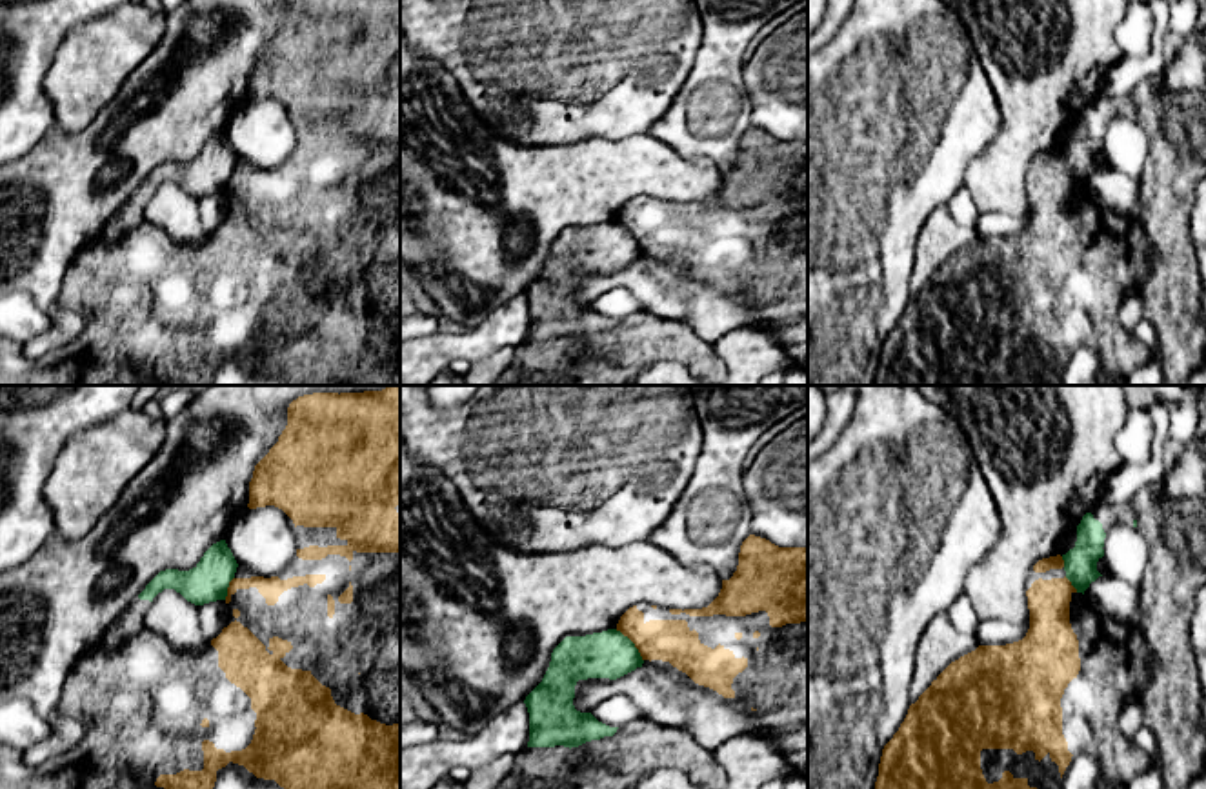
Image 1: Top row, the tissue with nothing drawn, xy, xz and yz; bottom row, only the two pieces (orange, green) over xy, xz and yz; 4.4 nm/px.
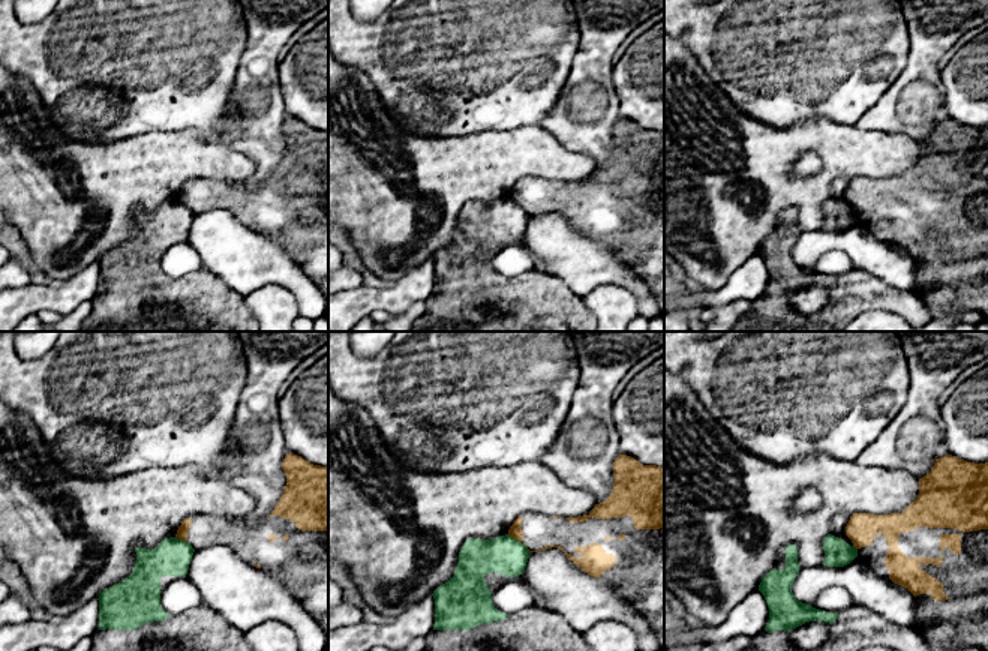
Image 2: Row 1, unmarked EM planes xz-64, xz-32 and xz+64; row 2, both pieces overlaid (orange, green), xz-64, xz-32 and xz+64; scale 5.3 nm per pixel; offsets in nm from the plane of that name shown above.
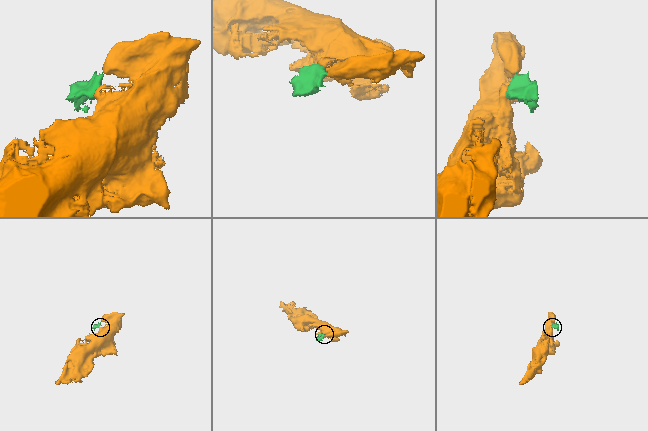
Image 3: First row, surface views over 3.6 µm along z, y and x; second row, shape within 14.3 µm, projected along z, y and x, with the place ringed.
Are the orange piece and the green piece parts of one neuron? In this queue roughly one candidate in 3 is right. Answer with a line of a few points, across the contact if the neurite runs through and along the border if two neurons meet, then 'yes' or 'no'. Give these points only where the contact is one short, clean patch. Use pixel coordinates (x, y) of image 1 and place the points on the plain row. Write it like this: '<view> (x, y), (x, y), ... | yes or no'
xz (615, 222), (633, 237), (643, 253) | no

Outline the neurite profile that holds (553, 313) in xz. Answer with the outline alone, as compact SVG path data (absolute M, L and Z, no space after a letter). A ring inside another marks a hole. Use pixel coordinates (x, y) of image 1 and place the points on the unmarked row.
M617 222L566 229L553 242L542 275L524 293L529 305L529 335L515 349L513 362L495 385L631 385L646 367L658 362L677 362L704 382L724 380L726 364L719 347L704 342L686 324L649 313L609 320L591 305L575 302L573 291L578 273L617 273L642 256L635 236Z

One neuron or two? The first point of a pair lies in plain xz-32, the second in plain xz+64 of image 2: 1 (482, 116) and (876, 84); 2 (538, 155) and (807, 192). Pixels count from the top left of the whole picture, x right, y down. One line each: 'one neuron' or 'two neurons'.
1: one neuron
2: one neuron

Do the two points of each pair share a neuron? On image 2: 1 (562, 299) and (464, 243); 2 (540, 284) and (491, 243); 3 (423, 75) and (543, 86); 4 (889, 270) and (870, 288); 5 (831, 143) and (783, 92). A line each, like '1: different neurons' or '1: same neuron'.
1: same neuron
2: same neuron
3: same neuron
4: different neurons
5: different neurons

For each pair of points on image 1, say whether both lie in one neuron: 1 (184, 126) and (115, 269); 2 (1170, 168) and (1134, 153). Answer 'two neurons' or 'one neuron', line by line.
1: two neurons
2: two neurons

